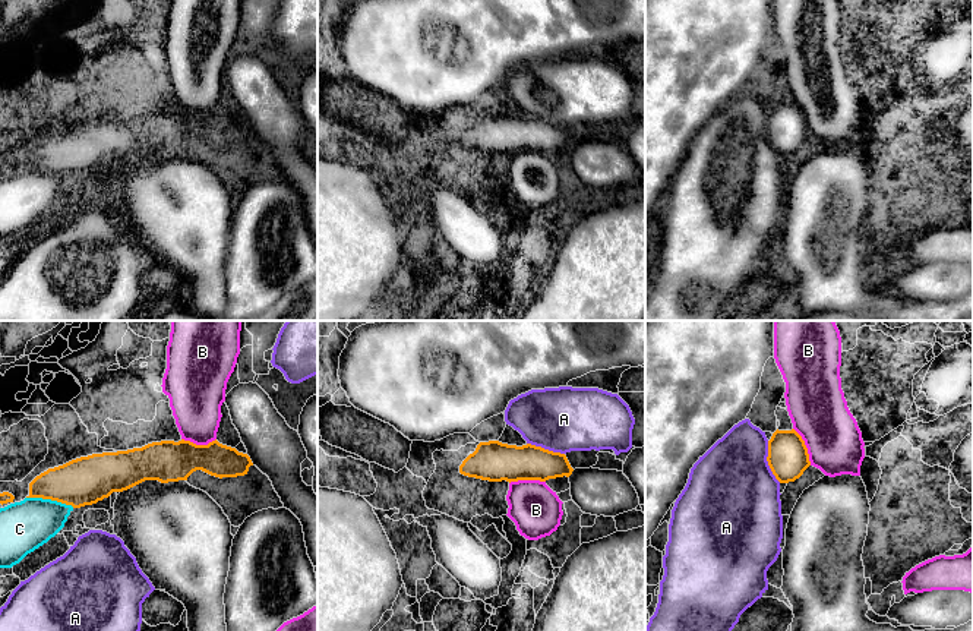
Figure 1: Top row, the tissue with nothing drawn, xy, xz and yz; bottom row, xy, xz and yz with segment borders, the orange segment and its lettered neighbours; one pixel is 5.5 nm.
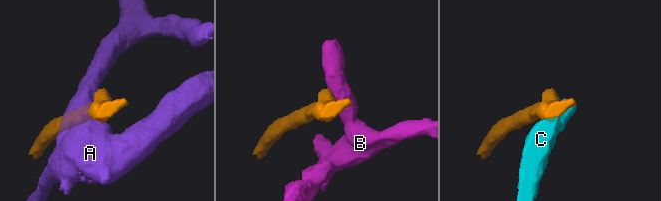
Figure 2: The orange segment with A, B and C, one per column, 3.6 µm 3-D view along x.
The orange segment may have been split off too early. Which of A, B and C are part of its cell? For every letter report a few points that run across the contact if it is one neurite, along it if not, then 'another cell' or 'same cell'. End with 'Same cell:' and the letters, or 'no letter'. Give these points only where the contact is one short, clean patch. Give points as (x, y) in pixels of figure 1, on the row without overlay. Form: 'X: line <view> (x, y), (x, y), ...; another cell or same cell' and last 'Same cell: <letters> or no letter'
A: another cell
B: line yz (793, 100), (804, 113), (811, 136); another cell
C: another cell
Same cell: no letter

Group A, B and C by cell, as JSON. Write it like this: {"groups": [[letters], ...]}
{"groups": [["A"], ["B"], ["C"]]}

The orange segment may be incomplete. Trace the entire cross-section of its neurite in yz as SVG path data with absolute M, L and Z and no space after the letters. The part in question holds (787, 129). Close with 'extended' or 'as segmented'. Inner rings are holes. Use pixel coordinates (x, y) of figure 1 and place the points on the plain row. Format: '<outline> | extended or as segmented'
M794 101L773 105L767 133L780 155L794 154L811 138L805 113Z | as segmented

